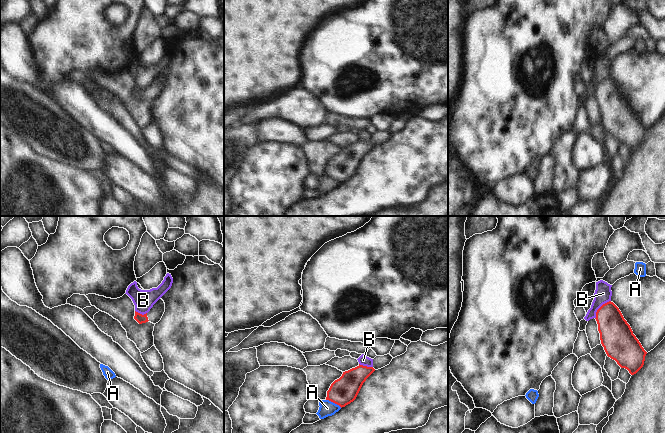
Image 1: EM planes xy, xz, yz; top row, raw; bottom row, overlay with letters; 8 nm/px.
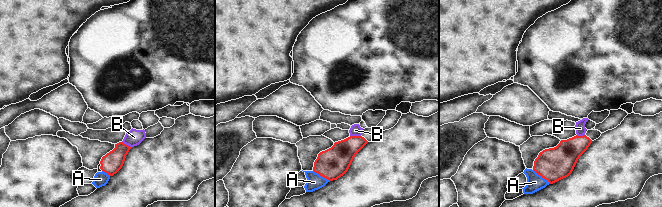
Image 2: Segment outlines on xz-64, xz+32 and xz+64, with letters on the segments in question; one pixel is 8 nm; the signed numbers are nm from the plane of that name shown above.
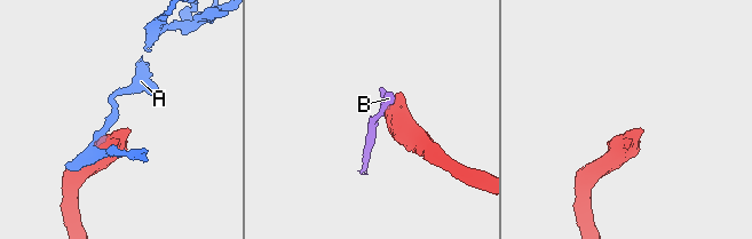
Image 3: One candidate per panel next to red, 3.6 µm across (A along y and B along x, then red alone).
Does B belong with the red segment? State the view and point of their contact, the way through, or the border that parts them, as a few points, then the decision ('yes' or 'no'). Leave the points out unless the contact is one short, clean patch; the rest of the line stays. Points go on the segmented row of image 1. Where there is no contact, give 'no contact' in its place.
meets red in yz at (599, 308); border along yz (610, 300), (597, 310), (595, 318); no

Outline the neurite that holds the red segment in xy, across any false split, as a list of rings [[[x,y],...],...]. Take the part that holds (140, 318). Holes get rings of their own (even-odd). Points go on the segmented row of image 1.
[[[159,299],[153,307],[150,309],[150,311],[144,315],[138,313],[135,311],[135,316],[134,319],[139,323],[146,323],[146,322],[151,322],[153,324],[158,323],[163,314],[165,312],[165,303],[162,299]]]

